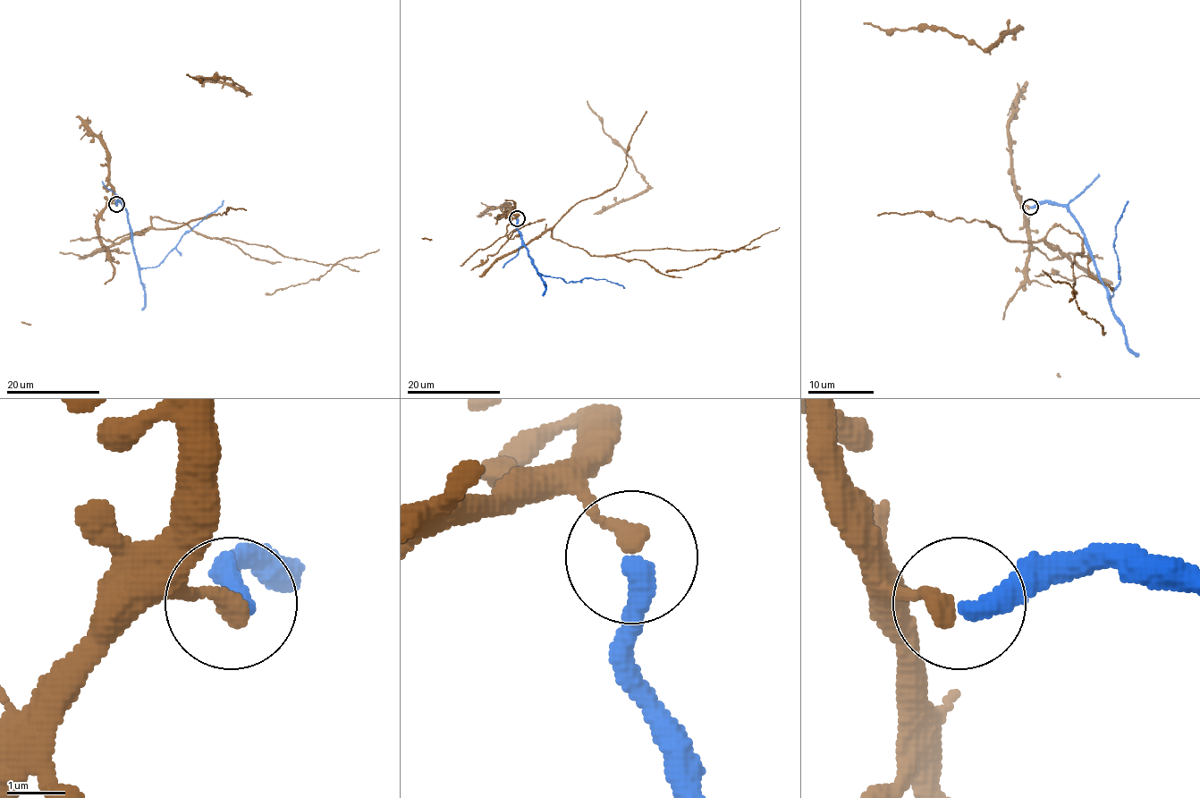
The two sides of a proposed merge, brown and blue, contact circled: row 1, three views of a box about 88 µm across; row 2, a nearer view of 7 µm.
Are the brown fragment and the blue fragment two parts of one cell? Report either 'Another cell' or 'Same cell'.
Another cell

